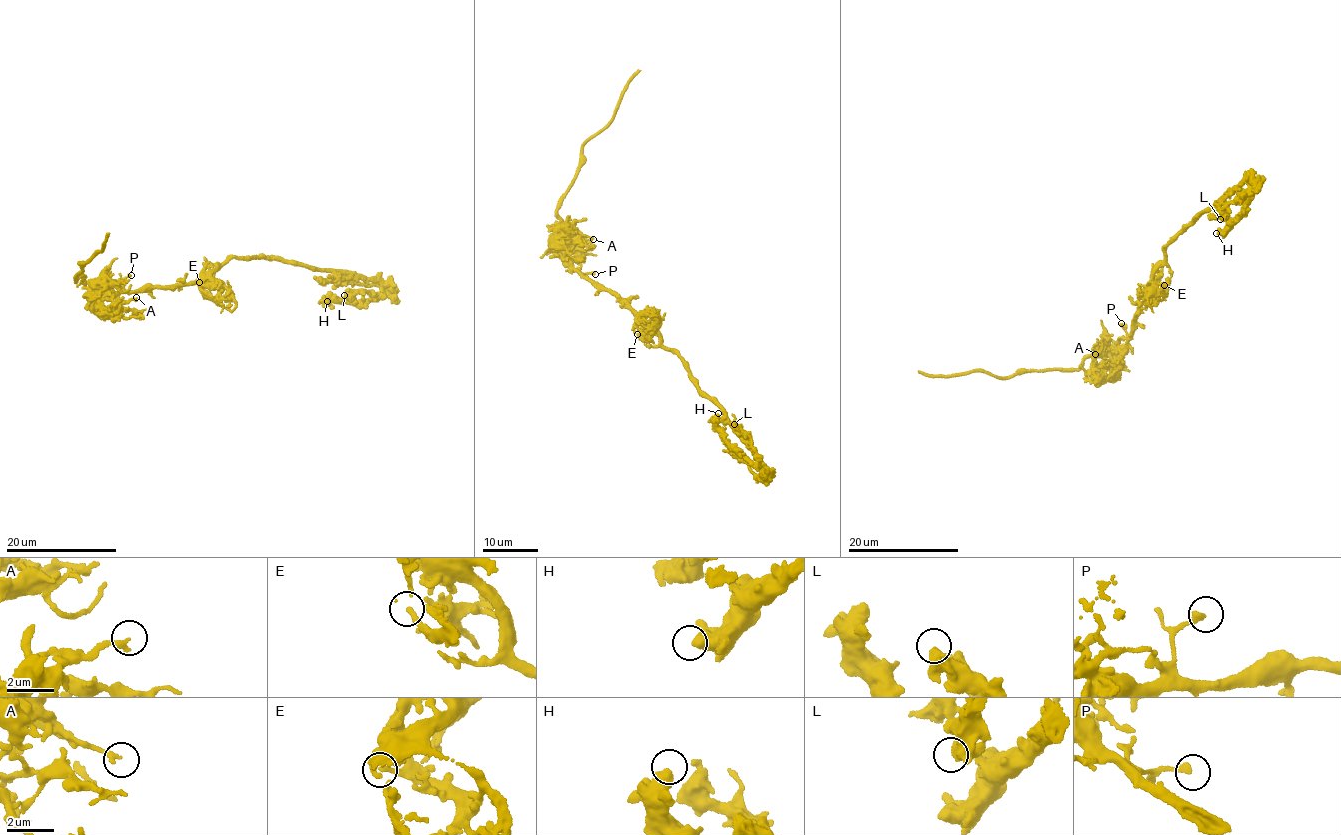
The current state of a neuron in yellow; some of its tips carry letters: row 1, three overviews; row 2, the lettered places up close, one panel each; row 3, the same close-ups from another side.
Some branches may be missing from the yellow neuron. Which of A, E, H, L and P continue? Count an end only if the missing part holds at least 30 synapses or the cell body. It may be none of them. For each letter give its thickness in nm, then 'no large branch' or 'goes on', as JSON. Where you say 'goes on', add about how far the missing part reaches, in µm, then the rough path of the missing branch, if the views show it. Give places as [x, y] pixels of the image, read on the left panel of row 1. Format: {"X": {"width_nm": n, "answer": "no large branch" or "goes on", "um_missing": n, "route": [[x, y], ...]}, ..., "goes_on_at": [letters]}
{"A": {"width_nm": 220, "answer": "no large branch"}, "E": {"width_nm": 220, "answer": "no large branch"}, "H": {"width_nm": 600, "answer": "no large branch"}, "L": {"width_nm": 500, "answer": "no large branch"}, "P": {"width_nm": 240, "answer": "no large branch"}, "goes_on_at": []}

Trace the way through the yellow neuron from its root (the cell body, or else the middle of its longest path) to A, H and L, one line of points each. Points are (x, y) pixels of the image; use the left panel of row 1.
A: (186, 282), (133, 291), (122, 290), (102, 301), (98, 309), (111, 313), (117, 306), (136, 297)
H: (186, 282), (233, 257), (254, 257), (294, 262), (380, 284), (376, 298), (327, 301)
L: (186, 282), (233, 257), (254, 257), (377, 280), (382, 287), (379, 294), (362, 289), (344, 295)

